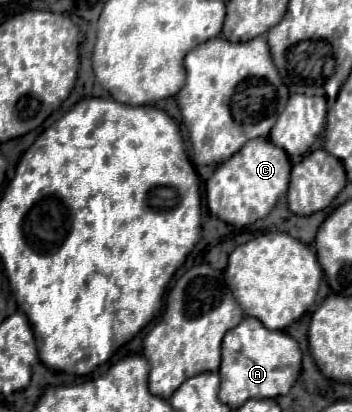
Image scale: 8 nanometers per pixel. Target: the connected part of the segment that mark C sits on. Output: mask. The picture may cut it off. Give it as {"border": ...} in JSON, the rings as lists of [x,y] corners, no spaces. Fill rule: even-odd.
{"border":[[[254,138],[246,142],[238,154],[222,162],[212,174],[212,178],[206,182],[208,208],[222,222],[236,226],[252,224],[268,216],[278,198],[286,194],[288,176],[290,176],[288,154],[266,138]]]}

